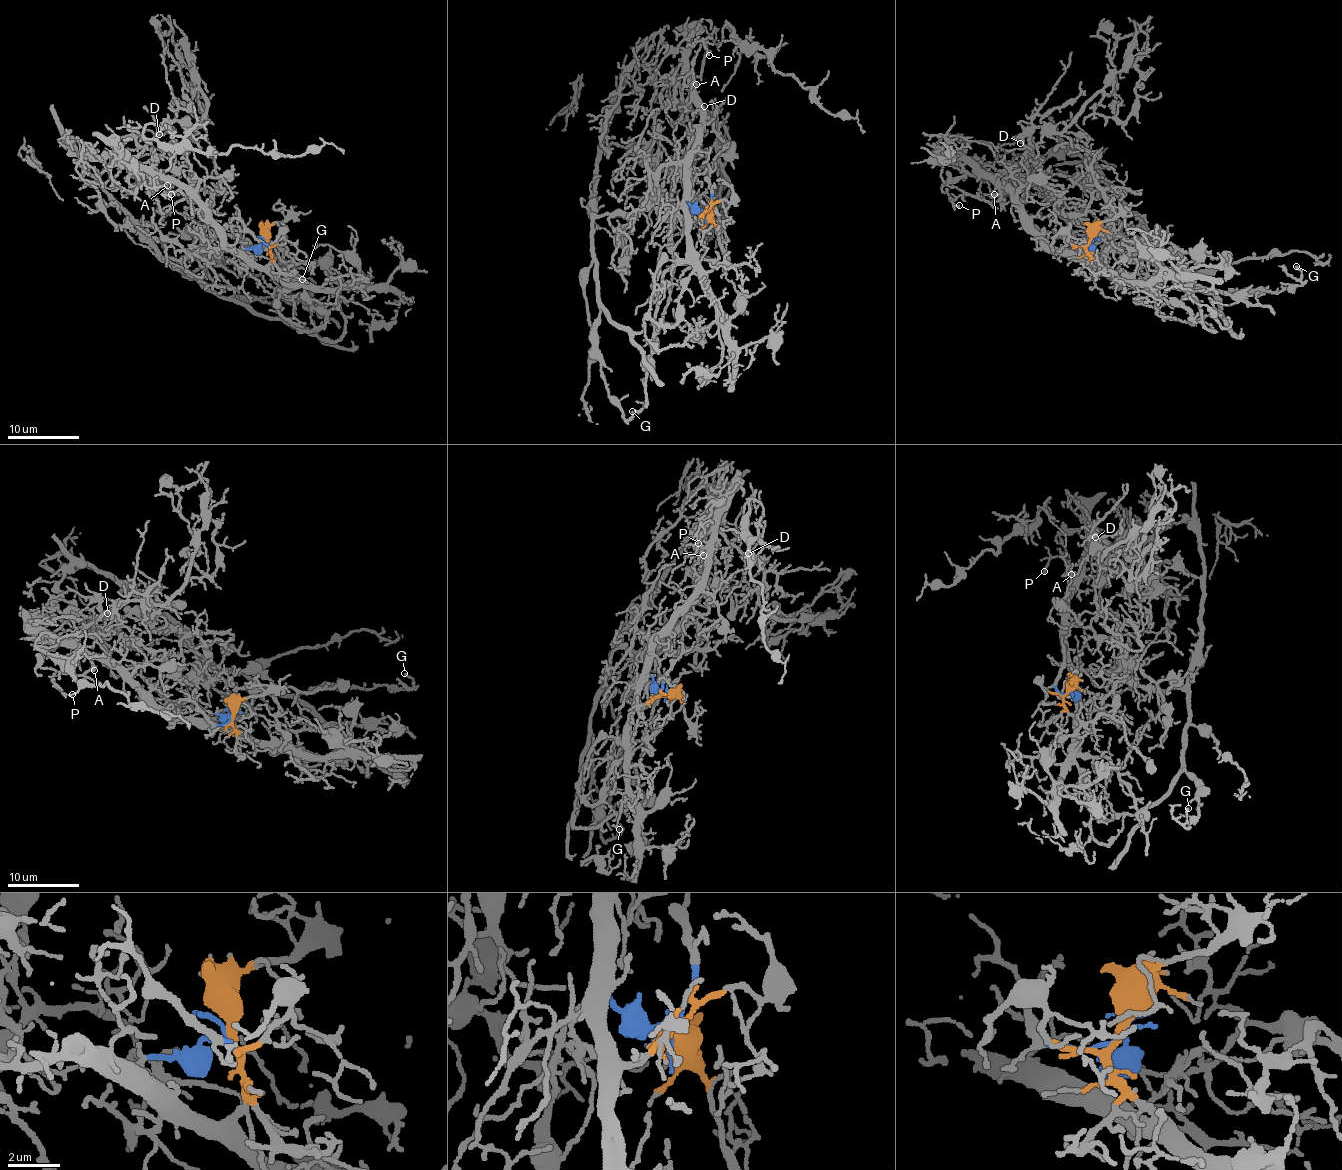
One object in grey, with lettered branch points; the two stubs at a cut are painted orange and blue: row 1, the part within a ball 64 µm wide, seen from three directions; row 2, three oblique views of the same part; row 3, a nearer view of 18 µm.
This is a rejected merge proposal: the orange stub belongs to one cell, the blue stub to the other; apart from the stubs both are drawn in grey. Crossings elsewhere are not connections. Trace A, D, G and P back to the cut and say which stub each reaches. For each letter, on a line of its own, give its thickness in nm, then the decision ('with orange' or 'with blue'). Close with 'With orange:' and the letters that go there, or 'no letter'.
A: 190 nm | with orange
D: 160 nm | with orange
G: 170 nm | with blue
P: 140 nm | with blue
With orange: A, D

